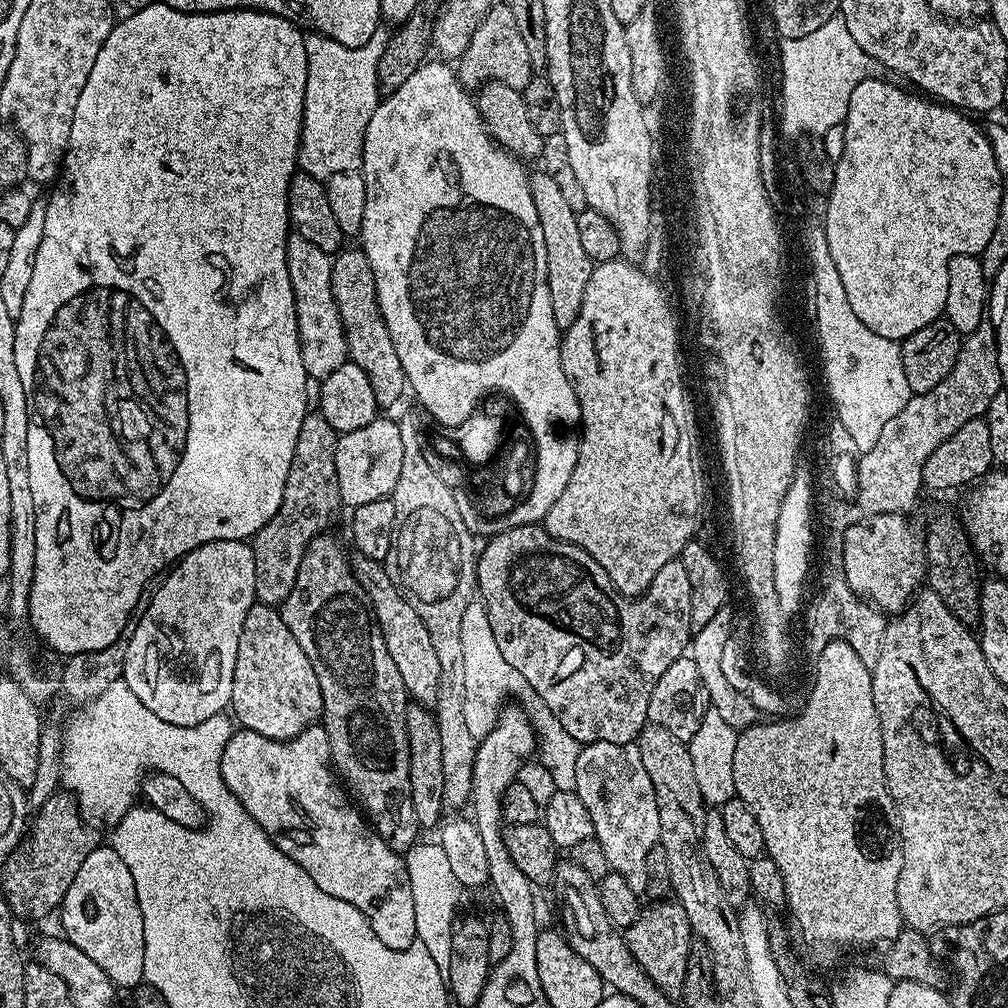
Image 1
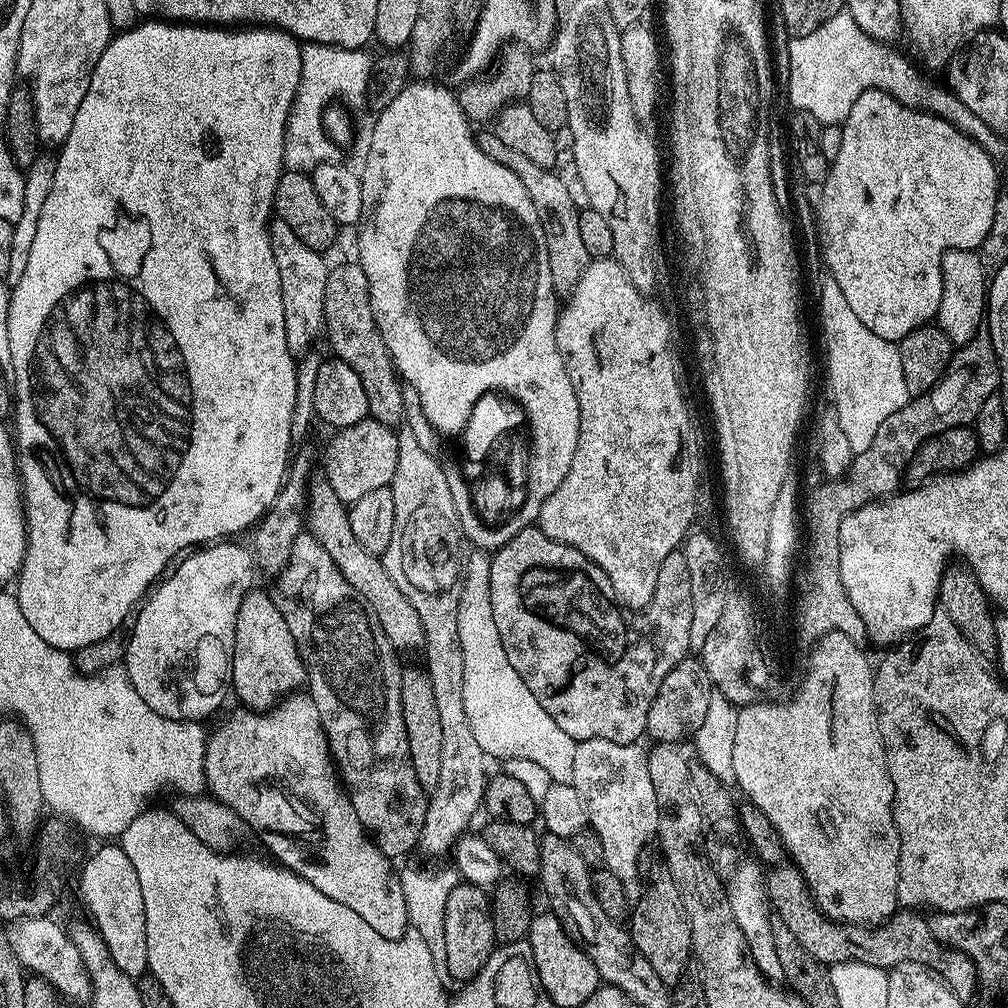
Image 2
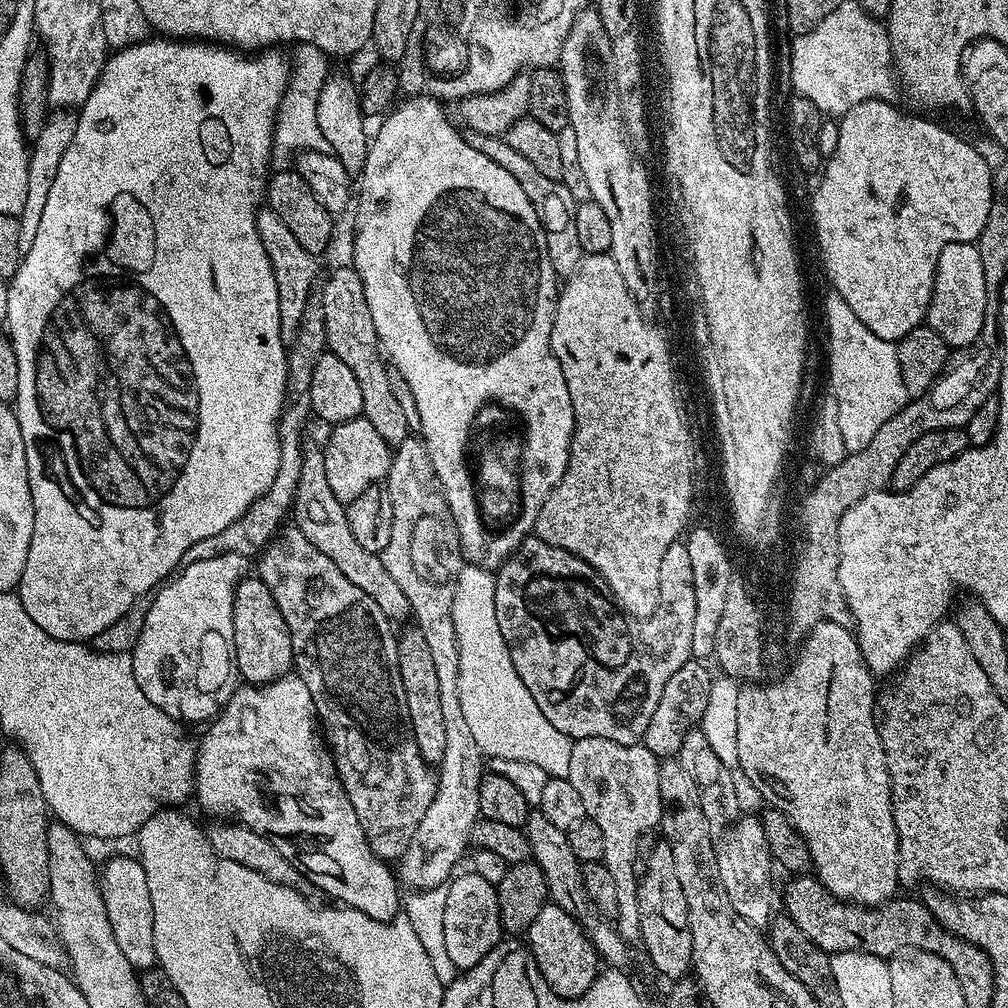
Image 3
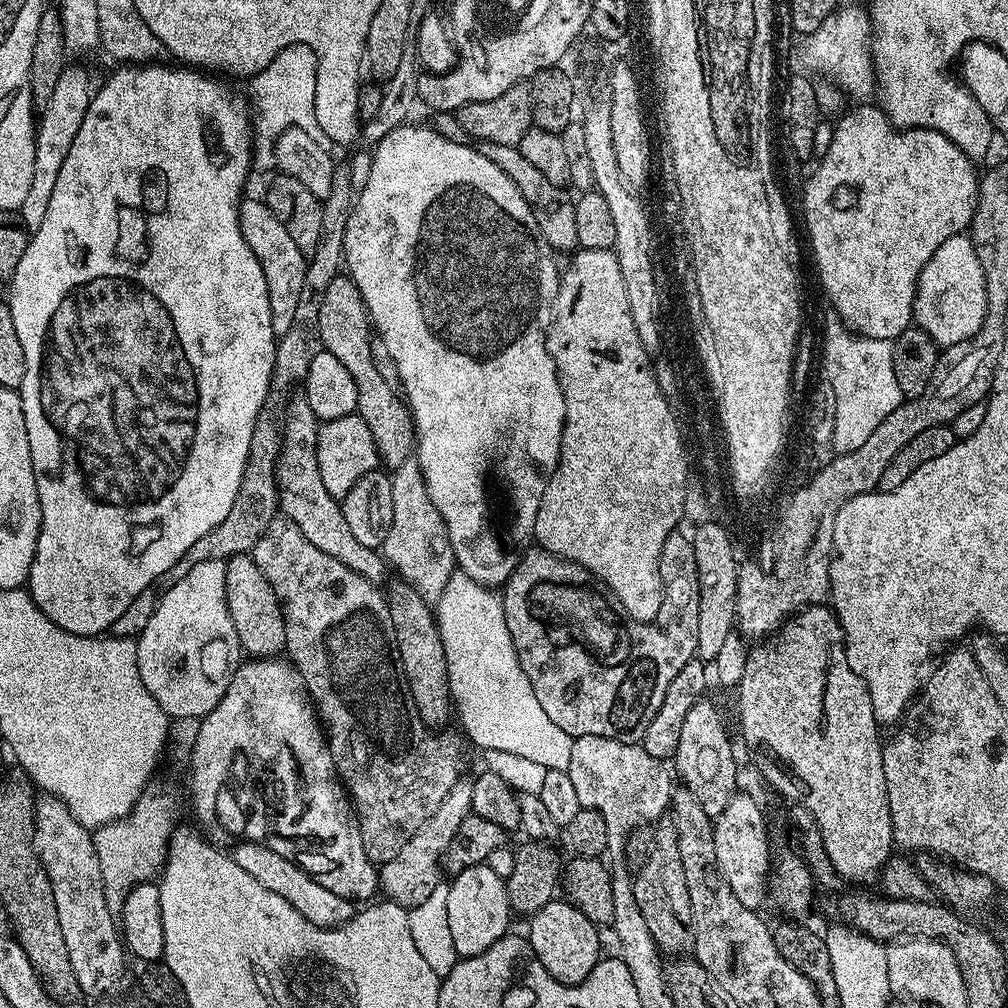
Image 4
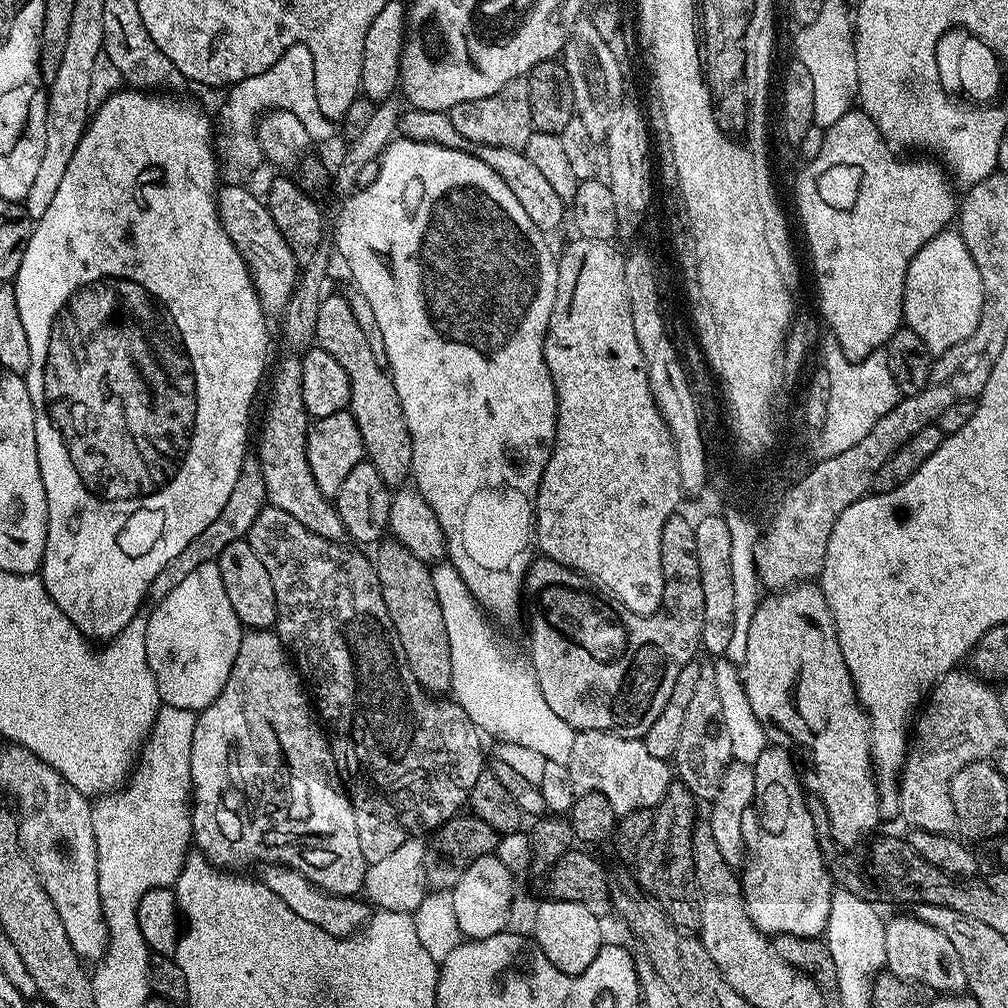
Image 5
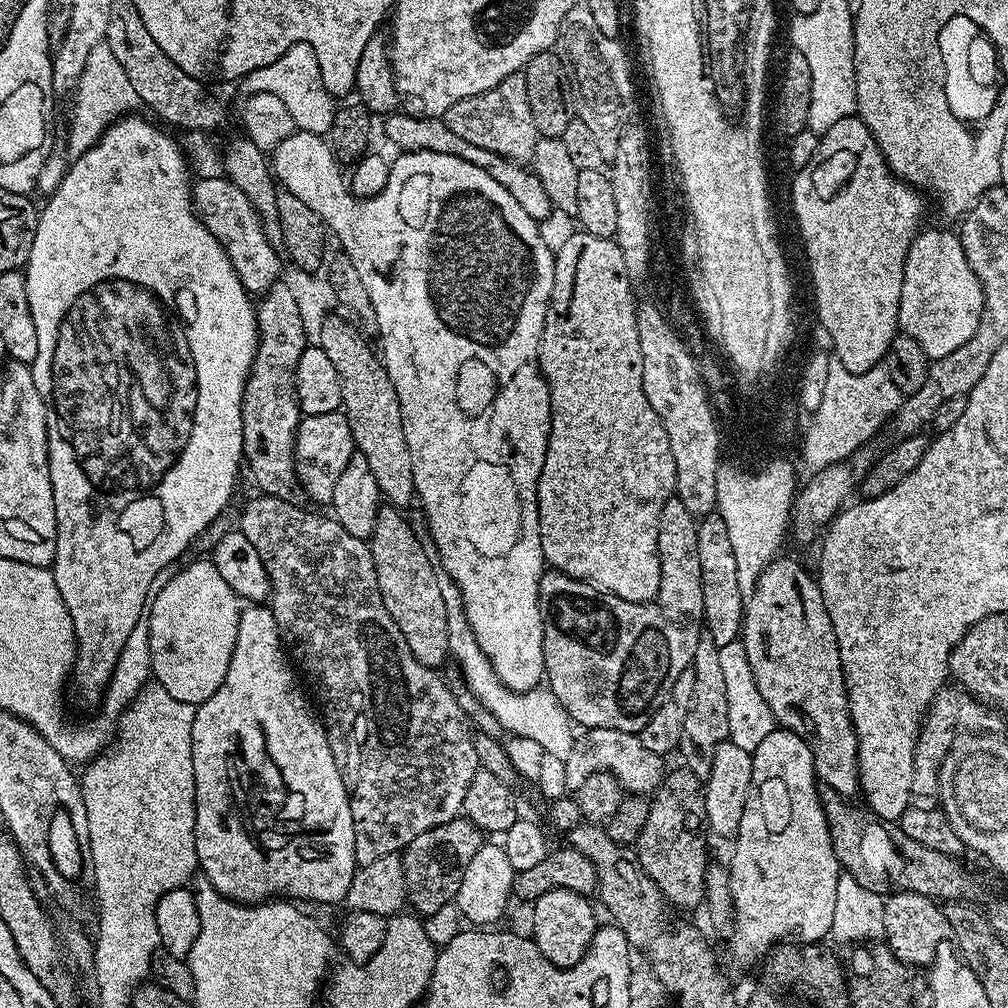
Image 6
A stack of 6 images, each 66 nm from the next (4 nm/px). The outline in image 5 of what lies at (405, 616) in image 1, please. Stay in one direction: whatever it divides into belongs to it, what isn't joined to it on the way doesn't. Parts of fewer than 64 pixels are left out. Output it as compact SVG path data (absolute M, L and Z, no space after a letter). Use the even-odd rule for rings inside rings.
M288 360L284 368L280 368L272 376L272 393L268 396L268 409L264 412L264 425L260 428L260 469L268 495L267 503L278 510L286 510L290 518L298 518L302 526L314 534L318 534L327 540L337 542L345 539L346 533L342 526L342 518L336 512L336 505L329 497L318 490L318 482L314 482L314 474L310 474L310 462L308 461L308 430L310 417L306 410L306 402L302 402L302 374L300 373L300 360Z

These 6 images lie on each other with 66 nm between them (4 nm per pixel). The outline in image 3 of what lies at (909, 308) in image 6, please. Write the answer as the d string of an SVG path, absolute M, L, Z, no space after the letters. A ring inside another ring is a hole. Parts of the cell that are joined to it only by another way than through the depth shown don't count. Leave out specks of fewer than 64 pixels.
M975 243L951 244L938 254L936 277L926 317L927 327L933 328L946 341L949 349L965 348L979 338L986 327L988 316L986 274L982 270L980 249Z

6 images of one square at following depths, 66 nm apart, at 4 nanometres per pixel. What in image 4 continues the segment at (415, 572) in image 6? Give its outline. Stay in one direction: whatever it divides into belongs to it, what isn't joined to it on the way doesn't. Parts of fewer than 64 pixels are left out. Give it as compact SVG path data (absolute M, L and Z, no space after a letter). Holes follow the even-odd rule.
M395 582L386 588L390 622L394 622L396 649L400 655L400 665L408 679L408 685L414 698L414 706L422 722L433 730L440 730L454 712L448 691L448 667L444 643L436 626L433 609L429 601L418 594L410 584Z

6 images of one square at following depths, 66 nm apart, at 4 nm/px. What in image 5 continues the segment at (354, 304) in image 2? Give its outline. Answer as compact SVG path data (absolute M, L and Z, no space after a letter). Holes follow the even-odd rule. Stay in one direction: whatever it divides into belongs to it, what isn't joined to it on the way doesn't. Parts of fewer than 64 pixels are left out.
M325 295L318 306L315 343L330 358L338 361L338 366L346 370L350 378L350 402L347 411L358 422L358 434L362 434L364 455L367 463L378 470L382 482L389 490L405 487L412 475L412 443L410 430L406 430L406 418L402 414L402 402L398 390L394 390L391 375L382 366L378 366L369 349L365 335L358 326L348 296Z

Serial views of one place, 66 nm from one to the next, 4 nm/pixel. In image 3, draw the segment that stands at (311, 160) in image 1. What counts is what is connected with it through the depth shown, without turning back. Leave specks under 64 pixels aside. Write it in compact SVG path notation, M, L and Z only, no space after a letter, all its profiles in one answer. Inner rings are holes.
M296 44L290 52L290 71L288 73L288 85L284 91L284 96L280 100L280 109L276 112L276 130L272 134L272 146L277 157L288 156L299 153L301 150L309 152L326 152L329 151L326 138L322 138L322 130L318 130L318 118L316 111L318 110L318 98L324 89L324 83L328 81L330 75L330 57L322 50L318 50L318 46L313 44Z

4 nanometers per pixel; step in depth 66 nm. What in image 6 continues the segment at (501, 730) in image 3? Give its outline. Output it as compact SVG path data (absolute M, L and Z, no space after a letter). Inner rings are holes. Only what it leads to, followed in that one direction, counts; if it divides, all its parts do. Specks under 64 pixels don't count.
M446 574L439 575L438 590L448 610L448 643L451 655L460 663L460 672L464 675L464 684L484 704L486 710L494 714L505 733L524 738L534 738L538 746L548 752L561 752L566 755L572 750L572 728L567 712L560 707L555 692L544 686L531 688L527 694L511 692L494 674L486 654L478 646L464 616L461 592ZM545 688L545 689L544 689ZM563 750L563 751L562 751ZM566 753L566 754L565 754Z

